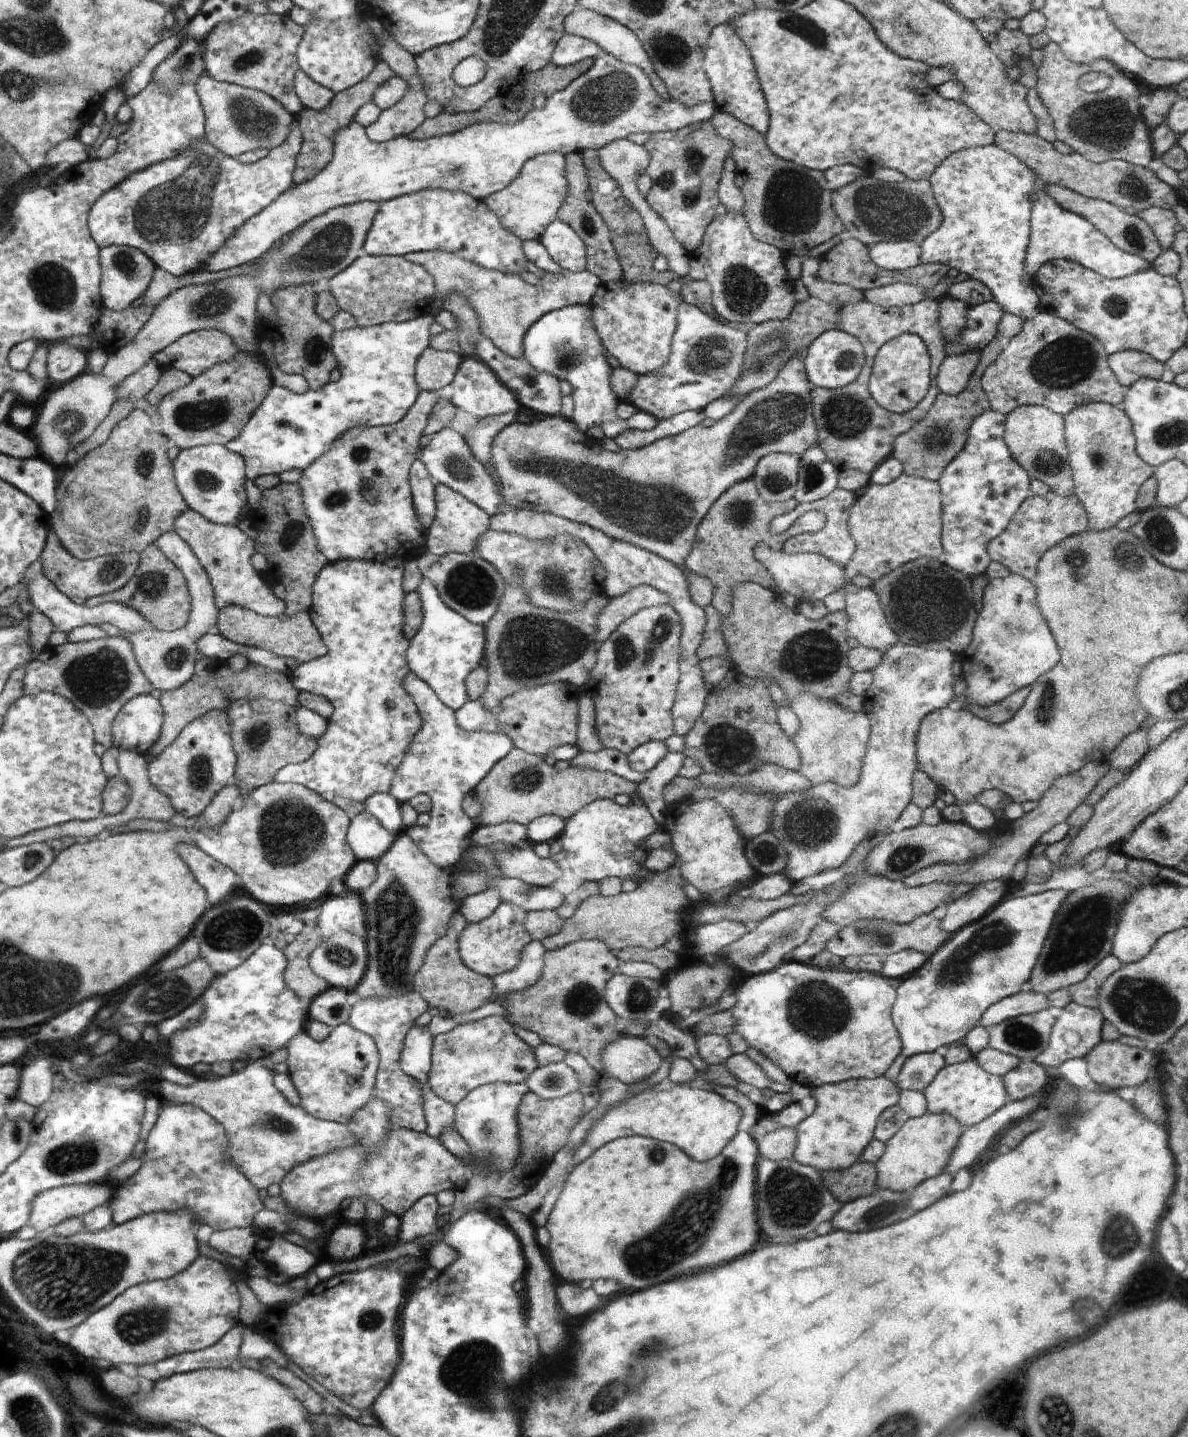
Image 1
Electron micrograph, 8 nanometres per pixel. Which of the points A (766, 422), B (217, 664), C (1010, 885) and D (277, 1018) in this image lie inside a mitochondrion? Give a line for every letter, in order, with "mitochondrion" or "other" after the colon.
A: mitochondrion
B: other
C: other
D: other

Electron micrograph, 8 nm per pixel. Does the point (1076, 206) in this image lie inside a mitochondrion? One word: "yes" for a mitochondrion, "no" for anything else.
no

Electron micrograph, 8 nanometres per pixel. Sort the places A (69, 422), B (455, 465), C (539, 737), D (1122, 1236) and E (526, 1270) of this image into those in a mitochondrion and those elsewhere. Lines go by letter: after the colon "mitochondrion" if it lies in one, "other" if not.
A: mitochondrion
B: mitochondrion
C: other
D: mitochondrion
E: other

